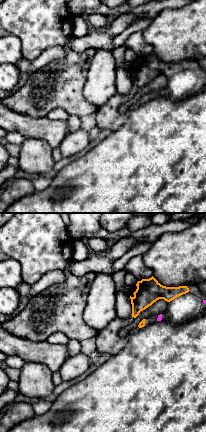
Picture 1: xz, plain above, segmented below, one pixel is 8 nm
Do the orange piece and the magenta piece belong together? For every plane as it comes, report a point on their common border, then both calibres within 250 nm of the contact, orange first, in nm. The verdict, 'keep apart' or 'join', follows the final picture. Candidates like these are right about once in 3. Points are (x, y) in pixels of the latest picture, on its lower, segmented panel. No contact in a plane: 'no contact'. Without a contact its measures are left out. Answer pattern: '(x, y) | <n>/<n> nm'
no contact

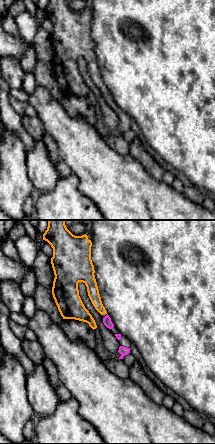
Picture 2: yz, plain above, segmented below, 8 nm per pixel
no contact

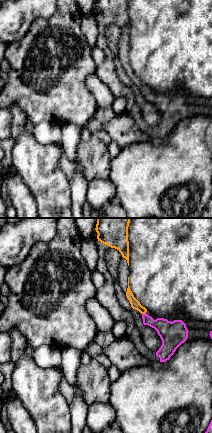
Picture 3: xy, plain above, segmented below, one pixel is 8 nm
(143, 313) | 80/160 nm

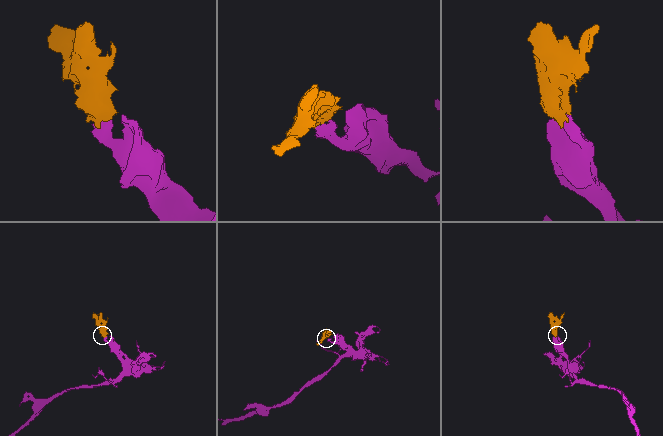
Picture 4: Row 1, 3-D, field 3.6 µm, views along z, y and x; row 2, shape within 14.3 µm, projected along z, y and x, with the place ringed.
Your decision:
join

